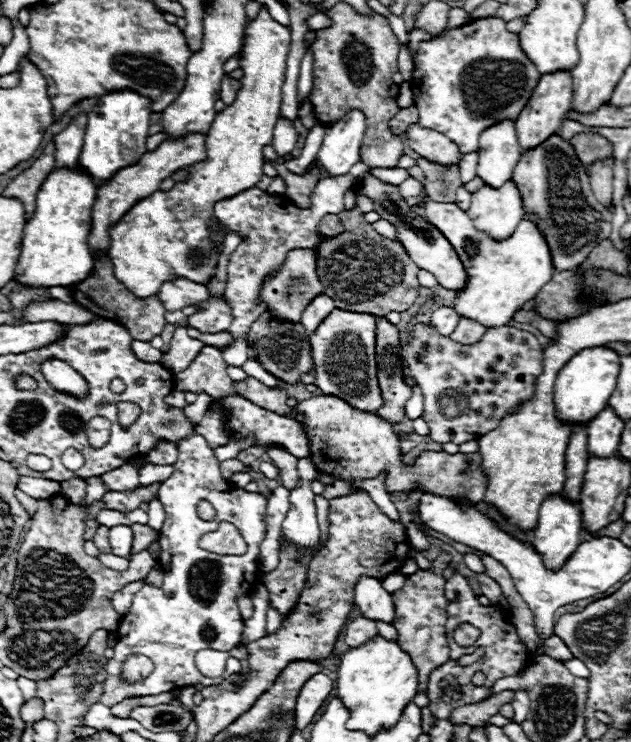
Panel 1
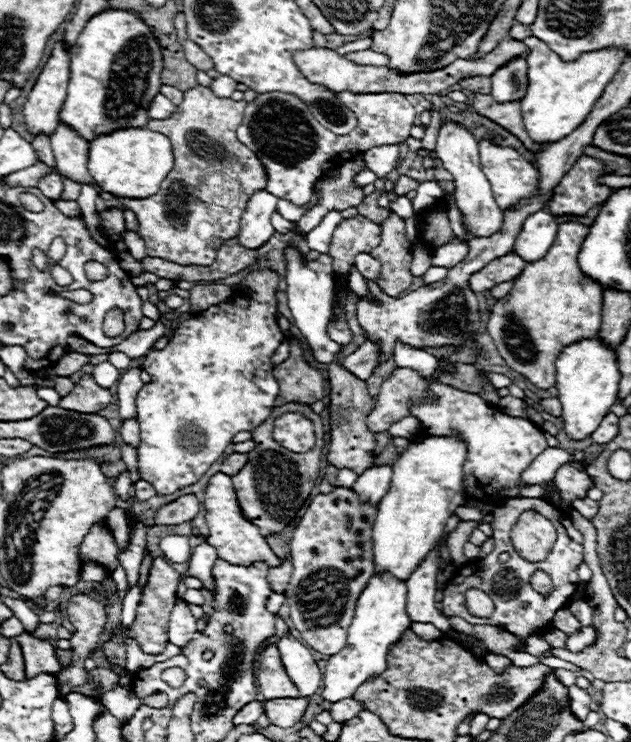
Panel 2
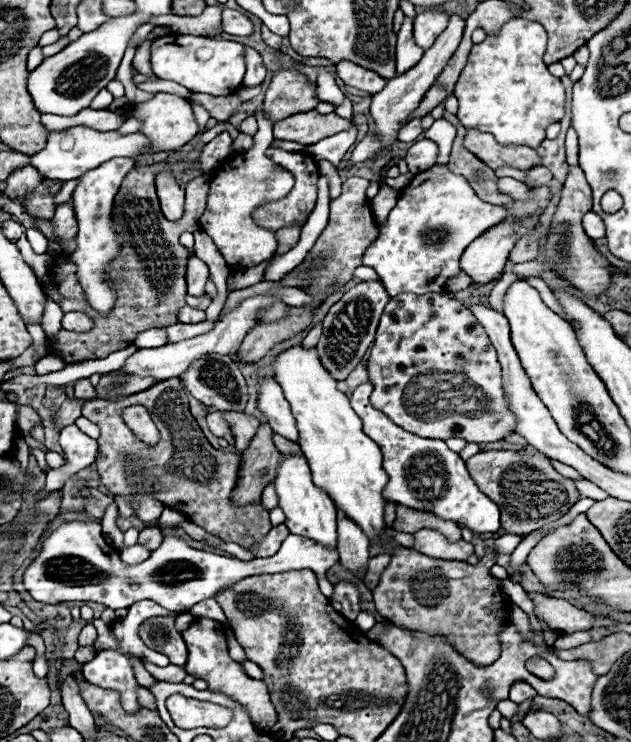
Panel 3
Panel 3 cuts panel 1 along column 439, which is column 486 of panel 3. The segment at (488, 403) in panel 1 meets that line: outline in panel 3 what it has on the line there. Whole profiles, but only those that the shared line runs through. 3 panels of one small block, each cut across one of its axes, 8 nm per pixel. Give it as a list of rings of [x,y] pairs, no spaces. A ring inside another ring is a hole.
[[[400,294],[390,298],[388,306],[384,308],[384,314],[380,318],[380,326],[376,332],[376,340],[374,346],[370,350],[370,358],[368,358],[368,376],[370,376],[370,384],[374,386],[374,392],[370,394],[370,402],[376,410],[384,412],[392,422],[396,422],[400,428],[422,436],[422,438],[434,438],[434,440],[446,440],[446,438],[464,438],[468,442],[496,442],[506,438],[508,434],[512,434],[512,426],[514,426],[514,418],[506,408],[504,402],[504,390],[502,390],[502,368],[496,360],[496,350],[490,344],[482,324],[474,318],[474,314],[458,300],[450,298],[450,294]],[[426,372],[462,372],[466,374],[466,378],[470,382],[474,382],[484,394],[486,394],[486,408],[480,410],[480,414],[476,418],[464,416],[464,414],[450,414],[446,418],[436,418],[436,416],[426,416],[426,414],[418,414],[414,410],[414,404],[410,404],[410,388],[412,388],[412,380],[420,374]]]

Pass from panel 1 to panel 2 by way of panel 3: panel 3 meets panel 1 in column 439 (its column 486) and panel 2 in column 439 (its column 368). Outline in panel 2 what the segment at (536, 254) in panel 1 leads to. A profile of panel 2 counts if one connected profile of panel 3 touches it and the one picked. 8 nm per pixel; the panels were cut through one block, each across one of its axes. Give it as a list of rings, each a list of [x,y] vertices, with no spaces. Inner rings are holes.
[[[452,238],[448,244],[438,246],[432,252],[432,266],[444,266],[444,268],[454,268],[458,262],[462,262],[468,256],[468,242],[460,238]]]

